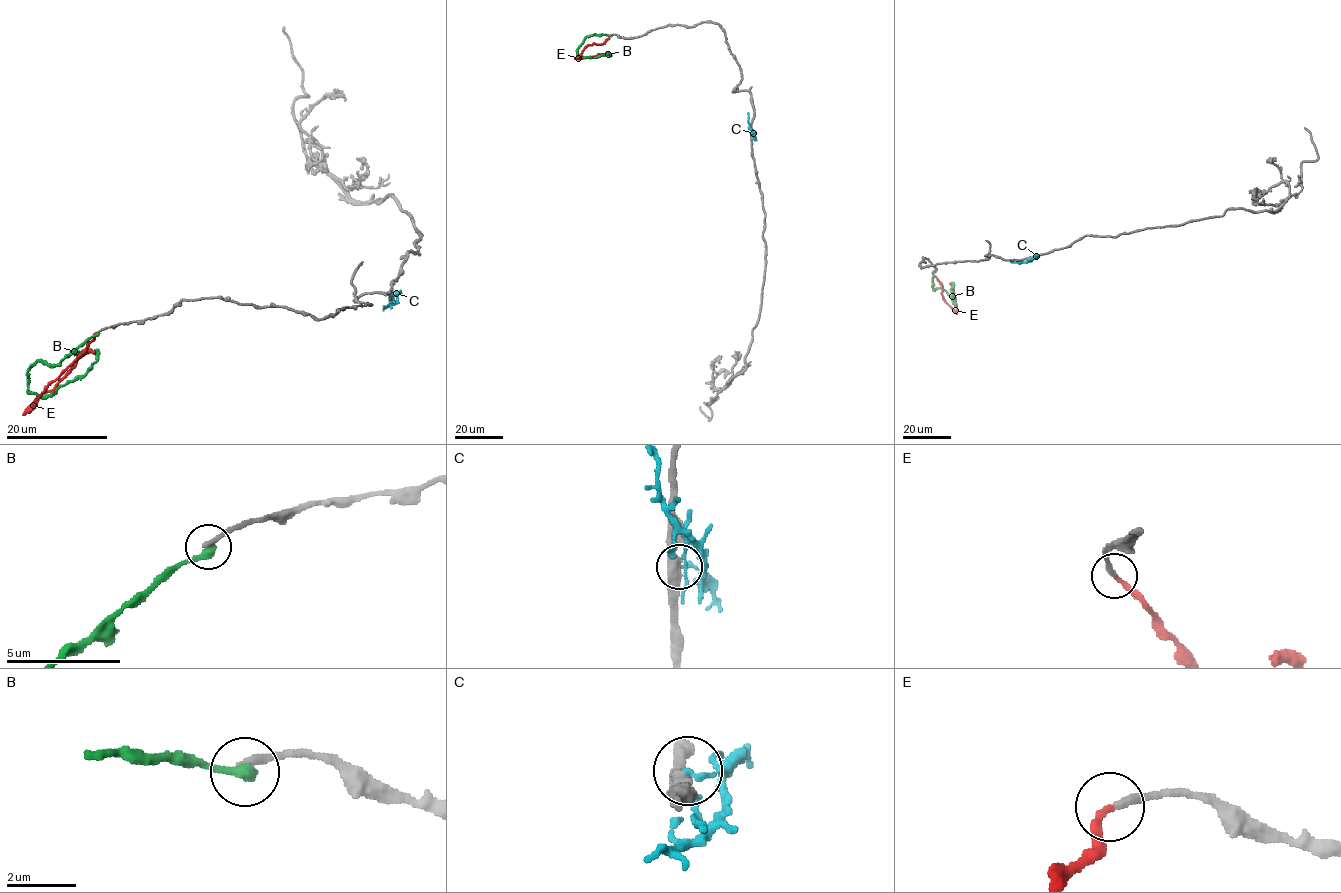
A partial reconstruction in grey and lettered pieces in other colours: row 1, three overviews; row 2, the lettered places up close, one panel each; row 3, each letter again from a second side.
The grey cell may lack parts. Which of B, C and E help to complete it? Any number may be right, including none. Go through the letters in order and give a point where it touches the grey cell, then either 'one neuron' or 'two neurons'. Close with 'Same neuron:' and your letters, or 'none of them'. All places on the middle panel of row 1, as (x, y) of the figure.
B: contact (610, 35); two neurons
C: contact (752, 135); two neurons
E: contact (609, 35); one neuron
Same neuron: E

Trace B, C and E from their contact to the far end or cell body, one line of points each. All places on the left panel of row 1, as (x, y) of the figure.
B: (97, 333), (56, 365), (37, 361), (28, 370), (28, 389), (51, 396), (96, 360), (89, 350), (71, 354)
C: (392, 294), (397, 299), (384, 308), (384, 305)
E: (95, 333), (89, 346), (38, 398), (32, 409), (37, 398), (49, 391), (85, 354), (94, 351)

